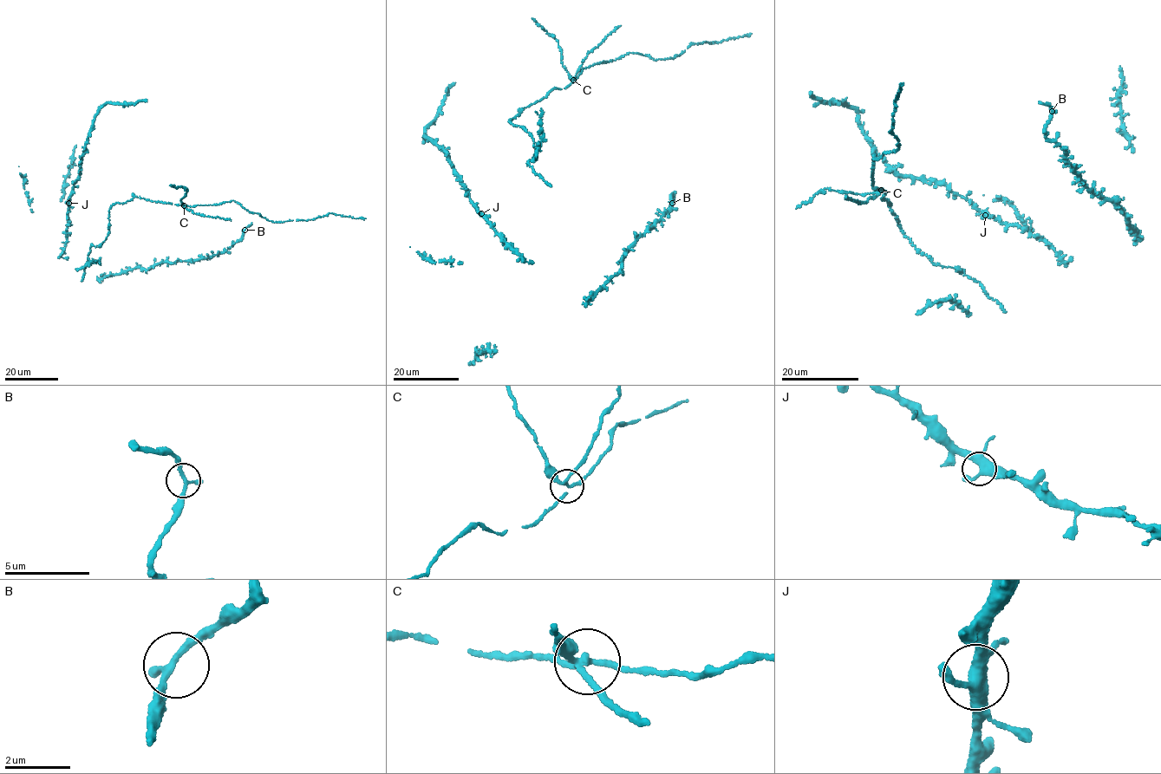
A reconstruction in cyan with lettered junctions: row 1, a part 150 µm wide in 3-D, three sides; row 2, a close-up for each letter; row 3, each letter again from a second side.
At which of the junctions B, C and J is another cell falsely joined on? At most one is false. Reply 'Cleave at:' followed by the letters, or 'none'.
Cleave at: C

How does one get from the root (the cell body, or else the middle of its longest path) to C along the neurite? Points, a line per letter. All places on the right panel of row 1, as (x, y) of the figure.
C: (964, 269), (961, 273), (933, 263), (915, 247), (901, 230), (890, 202), (883, 198), (885, 191), (881, 191)

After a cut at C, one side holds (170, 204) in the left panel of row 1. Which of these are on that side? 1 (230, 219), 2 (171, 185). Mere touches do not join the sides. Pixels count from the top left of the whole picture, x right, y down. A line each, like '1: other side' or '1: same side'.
1: other side
2: other side

